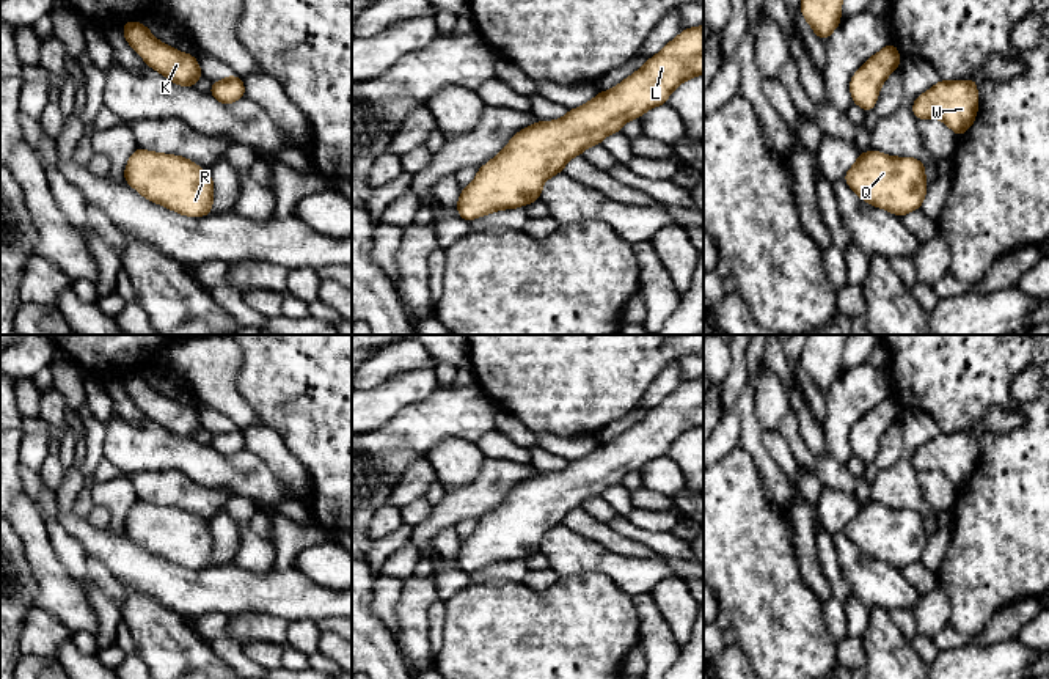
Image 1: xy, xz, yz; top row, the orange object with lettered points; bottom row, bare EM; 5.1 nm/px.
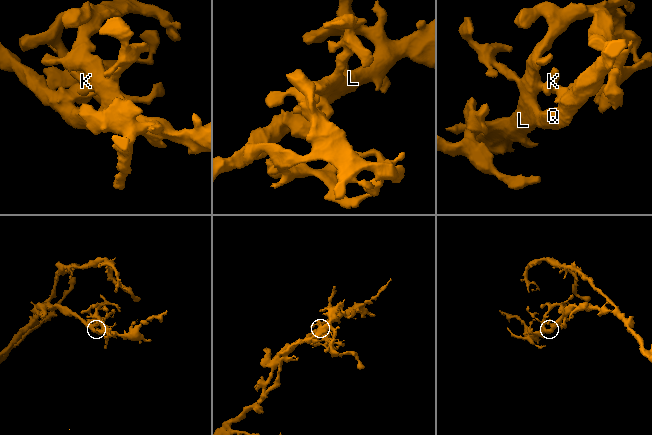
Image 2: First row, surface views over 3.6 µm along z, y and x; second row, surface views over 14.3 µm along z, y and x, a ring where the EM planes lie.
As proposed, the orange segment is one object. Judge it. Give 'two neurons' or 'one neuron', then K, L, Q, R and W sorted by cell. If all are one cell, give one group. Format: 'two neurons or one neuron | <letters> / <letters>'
one neuron | K L Q R W

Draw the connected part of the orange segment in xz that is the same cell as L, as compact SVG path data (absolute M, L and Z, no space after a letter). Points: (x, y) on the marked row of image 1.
M704 25L685 28L634 74L614 88L598 93L584 105L568 110L564 118L537 121L517 132L506 148L479 168L474 181L460 192L459 215L471 222L490 212L534 203L540 198L543 182L564 171L568 160L583 154L584 149L600 145L609 134L620 132L627 121L641 118L647 110L666 104L680 83L700 74L704 74Z

